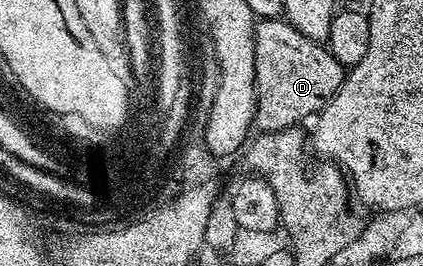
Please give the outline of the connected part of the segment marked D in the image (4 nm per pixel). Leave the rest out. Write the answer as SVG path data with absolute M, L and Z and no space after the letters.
M286 18L256 22L254 126L260 132L299 127L302 119L318 116L341 89L344 78L345 68L331 56L326 46L320 40L302 35Z

